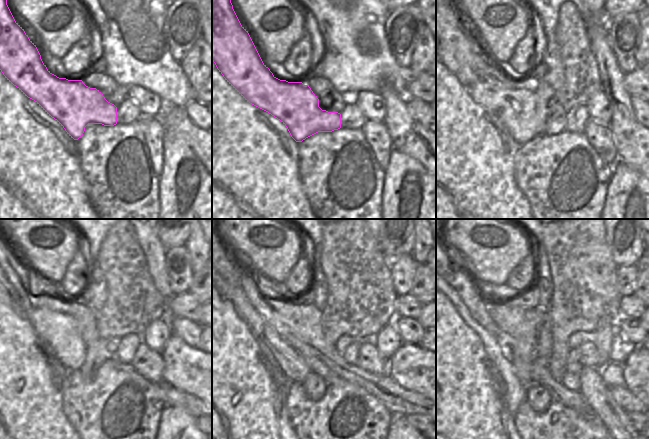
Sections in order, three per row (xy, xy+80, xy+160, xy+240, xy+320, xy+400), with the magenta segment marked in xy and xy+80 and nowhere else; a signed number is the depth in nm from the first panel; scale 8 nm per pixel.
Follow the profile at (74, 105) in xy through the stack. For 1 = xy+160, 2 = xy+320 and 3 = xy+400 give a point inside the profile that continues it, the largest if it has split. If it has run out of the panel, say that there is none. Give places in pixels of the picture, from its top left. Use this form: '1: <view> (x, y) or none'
1: xy+160 (456, 51)
2: xy+320 (342, 344)
3: xy+400 (571, 341)

